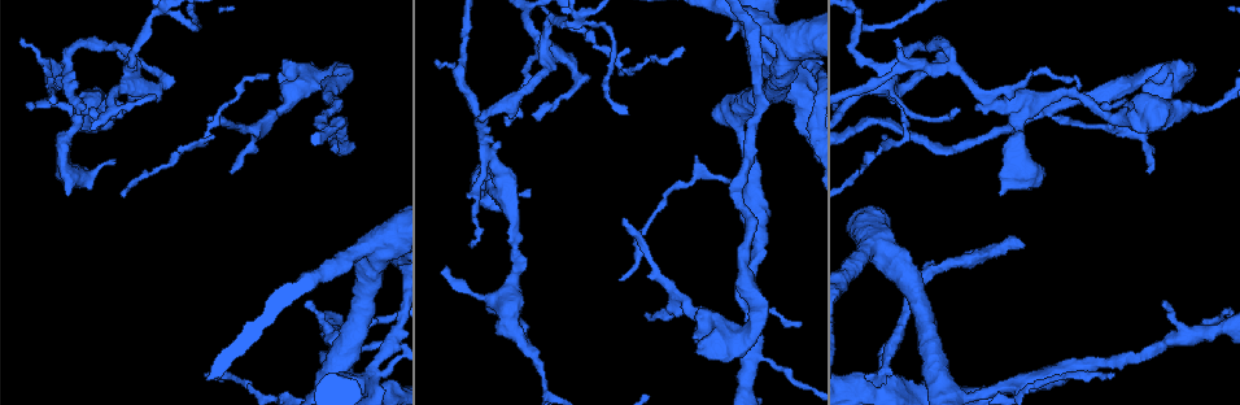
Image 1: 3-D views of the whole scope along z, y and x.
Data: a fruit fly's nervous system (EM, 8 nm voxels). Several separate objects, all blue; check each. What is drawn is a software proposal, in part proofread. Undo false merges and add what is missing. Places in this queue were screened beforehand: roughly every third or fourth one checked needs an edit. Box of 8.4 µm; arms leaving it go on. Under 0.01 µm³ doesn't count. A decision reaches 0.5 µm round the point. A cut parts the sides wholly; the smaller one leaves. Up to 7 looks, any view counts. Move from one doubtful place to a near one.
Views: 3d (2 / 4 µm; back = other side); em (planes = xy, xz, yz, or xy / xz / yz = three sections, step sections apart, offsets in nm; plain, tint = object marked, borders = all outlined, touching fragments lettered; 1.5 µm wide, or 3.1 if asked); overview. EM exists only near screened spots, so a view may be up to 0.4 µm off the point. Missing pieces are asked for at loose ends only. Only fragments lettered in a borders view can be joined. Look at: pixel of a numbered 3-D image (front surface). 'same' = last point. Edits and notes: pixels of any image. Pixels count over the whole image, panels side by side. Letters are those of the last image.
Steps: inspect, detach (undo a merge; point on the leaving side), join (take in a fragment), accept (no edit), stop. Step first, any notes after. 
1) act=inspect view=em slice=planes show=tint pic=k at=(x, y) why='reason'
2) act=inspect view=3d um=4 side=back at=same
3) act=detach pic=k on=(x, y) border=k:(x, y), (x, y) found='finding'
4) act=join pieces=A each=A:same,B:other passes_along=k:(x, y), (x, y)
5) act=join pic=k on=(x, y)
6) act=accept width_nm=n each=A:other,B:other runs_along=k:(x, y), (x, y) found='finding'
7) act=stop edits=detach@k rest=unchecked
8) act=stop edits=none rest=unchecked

act=inspect view=em slice=planes show=tint pic=1 at=(386, 345) why='sharp bend'

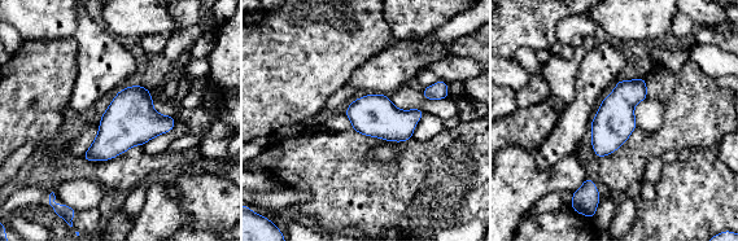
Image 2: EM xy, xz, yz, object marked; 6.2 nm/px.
act=inspect view=em slice=planes show=borders at=same why='see the neighbours'

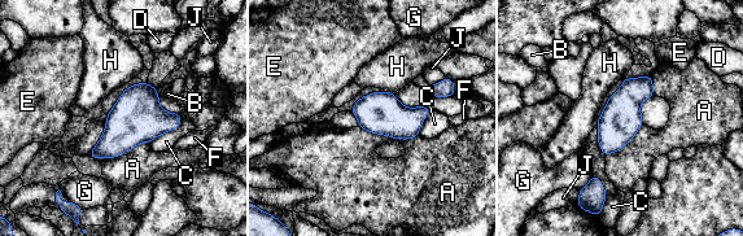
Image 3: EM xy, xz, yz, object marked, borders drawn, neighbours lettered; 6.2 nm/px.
act=accept each=A:other,B:other,C:other,D:other,E:other,F:other,G:other,H:other,J:other border=3:(148, 143), (97, 160) found='continuous, no second neuron'

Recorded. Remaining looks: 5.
act=inspect view=3d um=2 pic=1 at=(208, 372) why='end of a long branch'

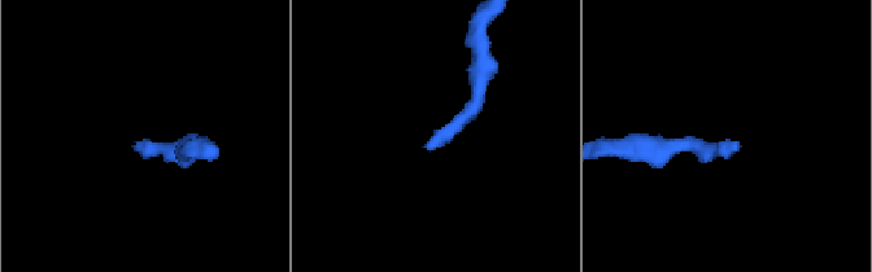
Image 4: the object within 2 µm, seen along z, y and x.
act=inspect view=em slice=planes show=plain pic=4 at=(429, 149)

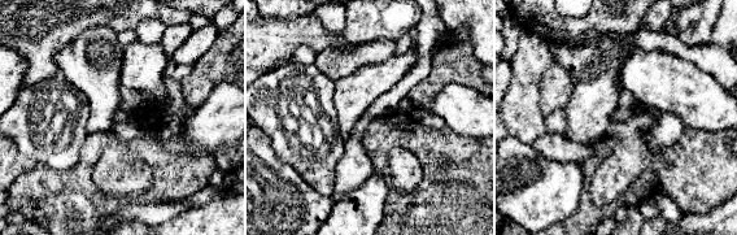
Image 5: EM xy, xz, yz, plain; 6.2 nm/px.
act=inspect view=em slice=planes show=borders at=same why='see the neighbours'

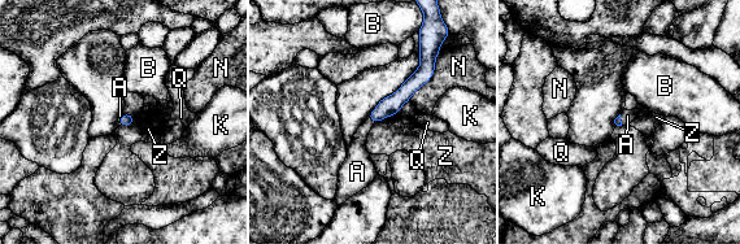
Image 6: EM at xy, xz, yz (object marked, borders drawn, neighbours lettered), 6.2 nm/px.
act=join pieces=A each=A:same,B:other,K:other,N:other,Q:other,Z:other passes_along=6:(390, 105), (371, 120), (357, 157) found='it goes on there'

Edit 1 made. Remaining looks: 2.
act=stop edits=join@6 rest=unchecked

